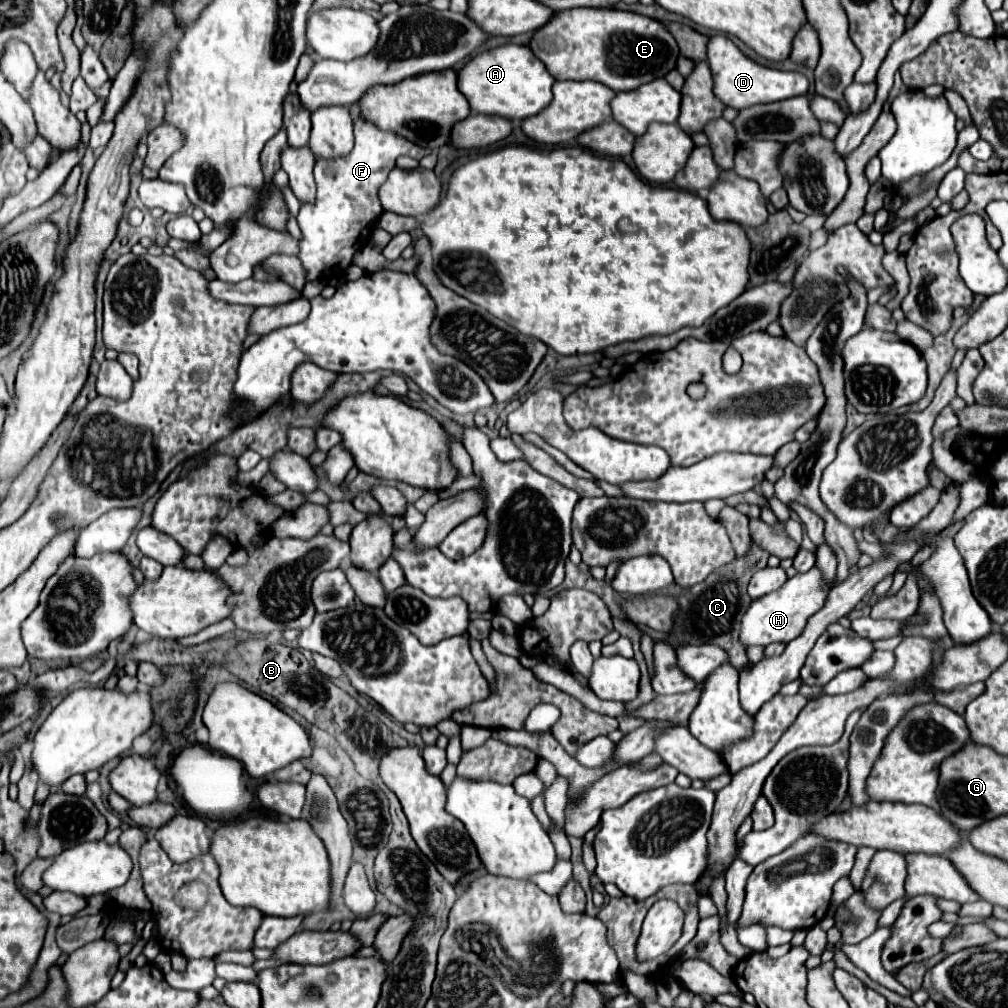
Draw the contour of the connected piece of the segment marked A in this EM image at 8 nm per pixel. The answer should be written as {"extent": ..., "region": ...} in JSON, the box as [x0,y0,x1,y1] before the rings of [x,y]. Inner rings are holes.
{"extent":[459,44,555,120],"region":[[[505,44],[505,46],[493,48],[489,52],[483,52],[483,54],[475,56],[471,62],[467,62],[465,68],[459,72],[459,90],[469,100],[473,112],[497,114],[497,116],[503,116],[509,120],[525,120],[525,118],[535,116],[541,110],[545,110],[553,100],[553,92],[551,92],[553,84],[555,84],[555,78],[549,74],[545,64],[533,56],[531,48],[517,46],[517,44]]]}

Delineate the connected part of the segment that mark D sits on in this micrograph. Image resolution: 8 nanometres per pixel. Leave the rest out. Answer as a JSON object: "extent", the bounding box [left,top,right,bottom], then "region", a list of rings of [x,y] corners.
{"extent":[707,36,809,110],"region":[[[713,36],[707,46],[707,56],[709,56],[713,80],[715,80],[717,98],[725,106],[731,106],[735,110],[743,110],[743,108],[757,106],[757,104],[779,102],[785,98],[793,98],[797,94],[807,94],[809,80],[805,78],[805,74],[761,66],[755,60],[747,58],[727,36]]]}

